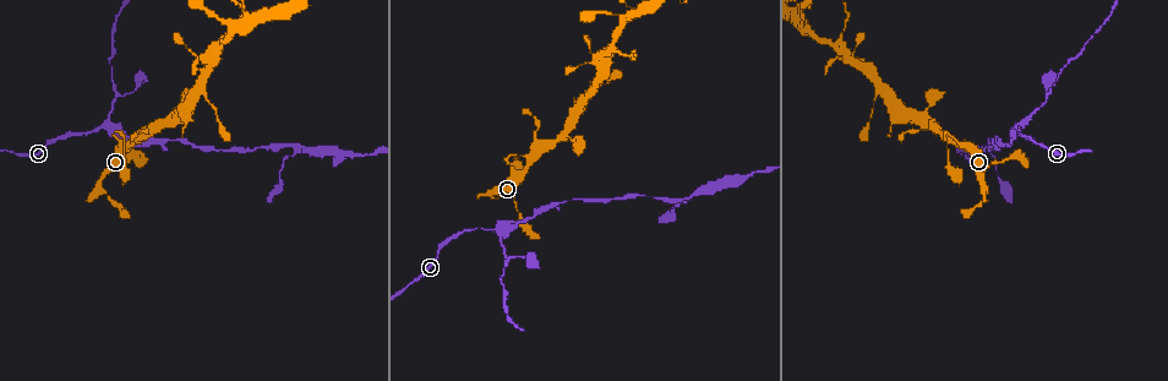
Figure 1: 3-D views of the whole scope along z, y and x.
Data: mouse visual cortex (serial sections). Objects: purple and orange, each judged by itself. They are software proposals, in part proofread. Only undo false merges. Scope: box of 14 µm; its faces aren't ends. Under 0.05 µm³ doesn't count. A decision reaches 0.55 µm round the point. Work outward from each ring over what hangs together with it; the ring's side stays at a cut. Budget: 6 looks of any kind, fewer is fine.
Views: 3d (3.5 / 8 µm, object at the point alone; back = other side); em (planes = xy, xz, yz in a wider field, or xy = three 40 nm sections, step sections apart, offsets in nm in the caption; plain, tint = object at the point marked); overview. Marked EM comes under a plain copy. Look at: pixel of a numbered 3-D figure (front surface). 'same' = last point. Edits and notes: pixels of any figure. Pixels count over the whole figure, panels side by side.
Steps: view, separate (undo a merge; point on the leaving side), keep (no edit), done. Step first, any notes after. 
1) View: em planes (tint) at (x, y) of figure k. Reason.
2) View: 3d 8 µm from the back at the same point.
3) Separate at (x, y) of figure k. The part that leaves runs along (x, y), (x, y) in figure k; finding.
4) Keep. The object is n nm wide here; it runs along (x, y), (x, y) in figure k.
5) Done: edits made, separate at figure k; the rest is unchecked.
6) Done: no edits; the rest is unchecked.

View: 3d 3.5 µm from the back at (119, 95) of figure 1. Sharp bend.

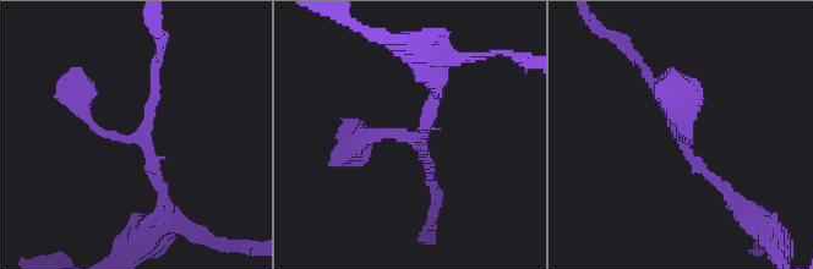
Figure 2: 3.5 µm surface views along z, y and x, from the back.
View: em xy step 5 (tint) at (682, 140) of figure 2. 3 arms meet here; the arms are 150, 150, 150 nm wide; shape alone is not enough.

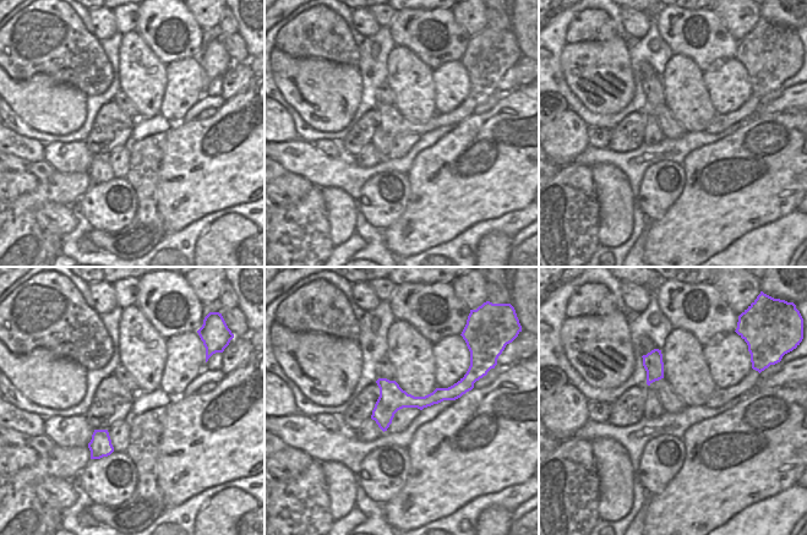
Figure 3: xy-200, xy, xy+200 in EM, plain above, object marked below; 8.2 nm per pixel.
Keep. It runs along (462, 382), (375, 416) in figure 3; continuous, no second cell.

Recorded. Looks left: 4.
View: 3d 8 µm at (107, 194) of figure 1. Sharp bend.

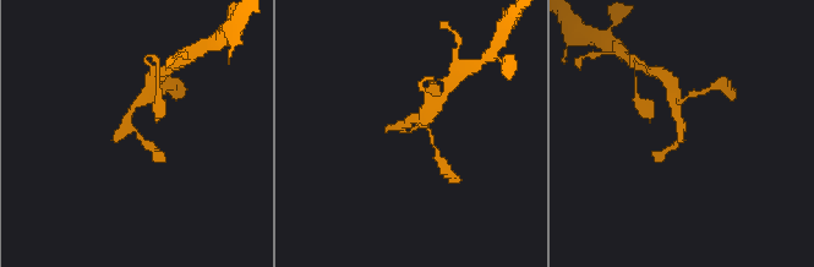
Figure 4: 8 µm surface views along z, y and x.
View: em xy step 1 (tint) at (136, 131) of figure 4.

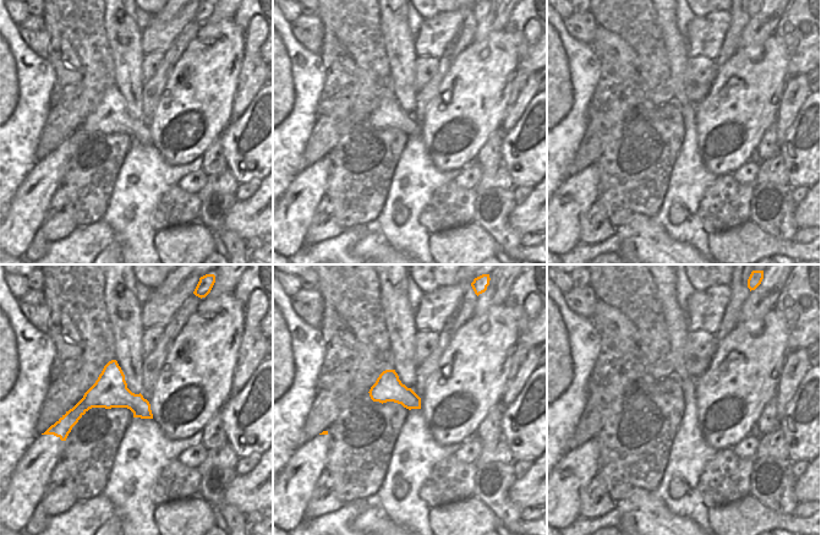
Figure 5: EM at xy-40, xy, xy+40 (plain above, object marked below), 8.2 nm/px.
Keep. It runs along (135, 105), (126, 127), (157, 153) in figure 4; one cell here.

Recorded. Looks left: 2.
View: 3d 3.5 µm at (295, 147) of figure 1. Three arms meet.

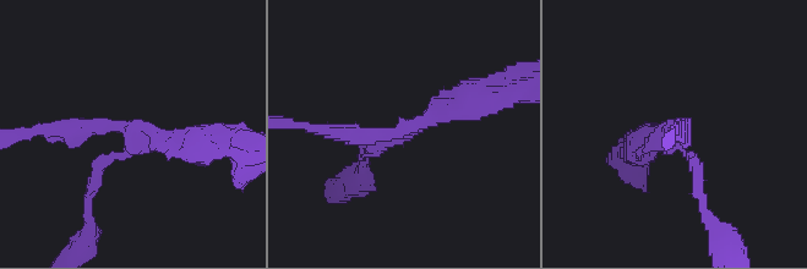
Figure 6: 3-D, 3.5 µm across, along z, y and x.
View: em planes (tint) at (405, 130) of figure 6. 3 arms meet here; the arms are 150, 200, 250 nm wide.

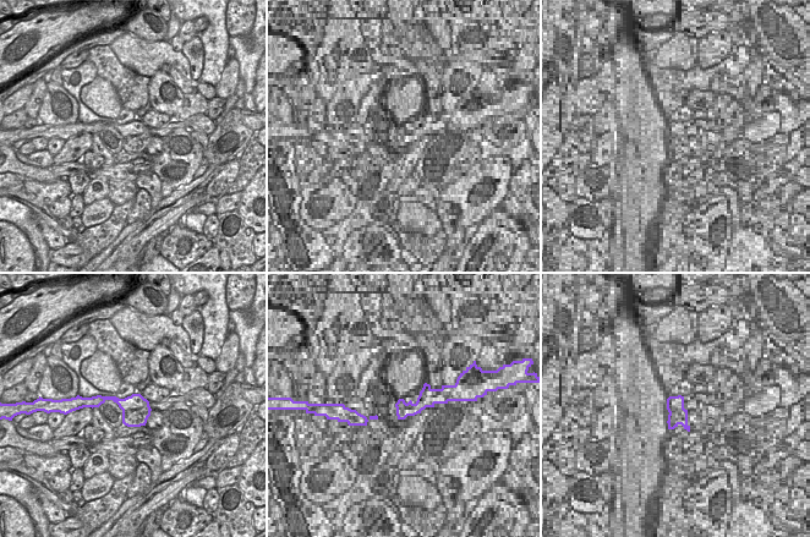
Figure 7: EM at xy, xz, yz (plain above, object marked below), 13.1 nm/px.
Keep. All the same cell.

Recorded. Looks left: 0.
Done: no edits; the rest is unchecked.

